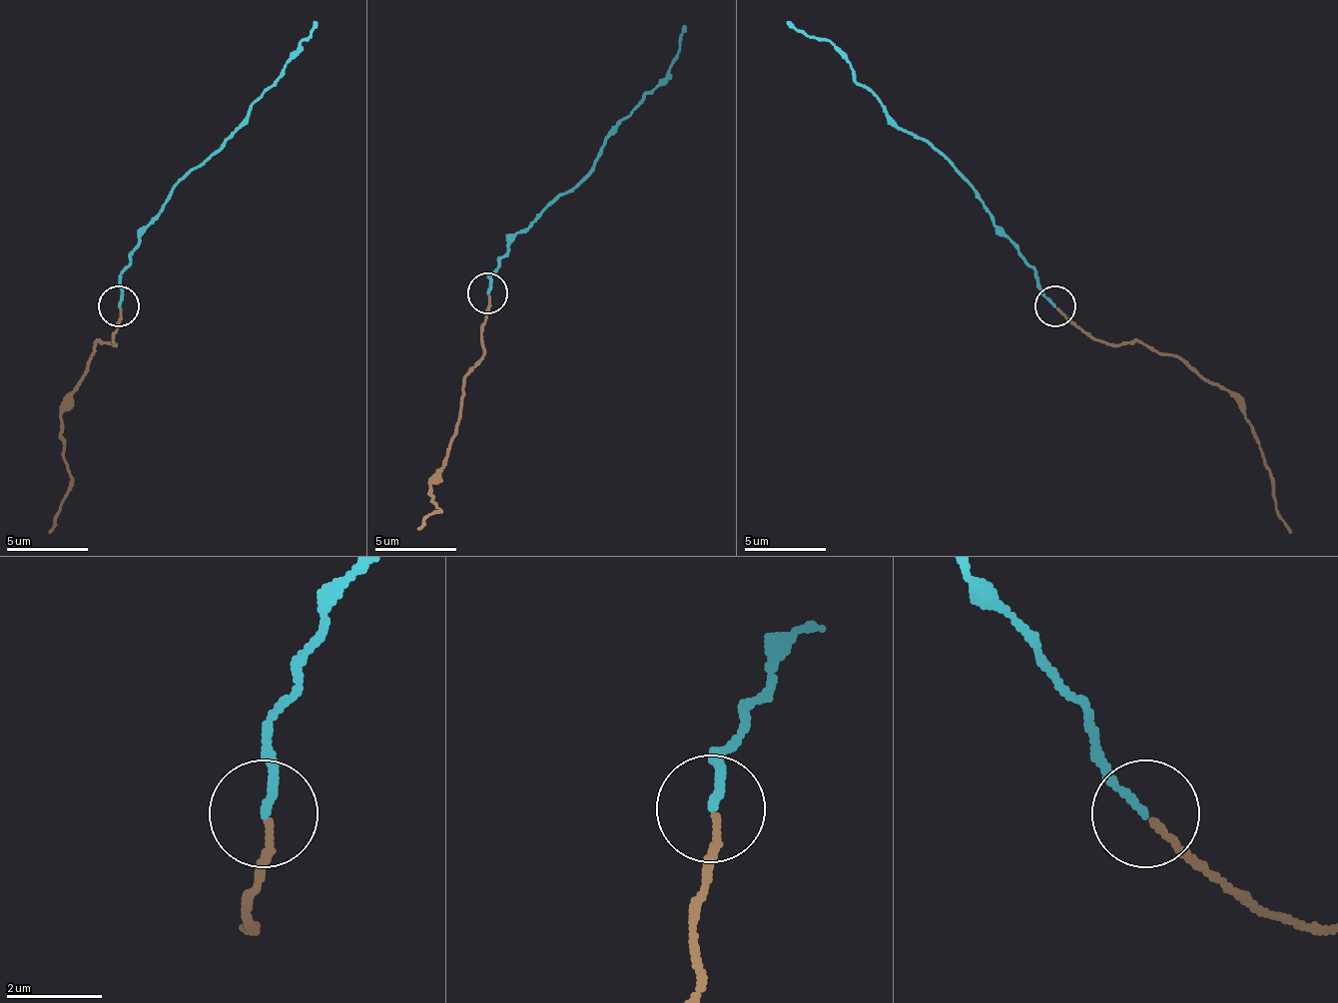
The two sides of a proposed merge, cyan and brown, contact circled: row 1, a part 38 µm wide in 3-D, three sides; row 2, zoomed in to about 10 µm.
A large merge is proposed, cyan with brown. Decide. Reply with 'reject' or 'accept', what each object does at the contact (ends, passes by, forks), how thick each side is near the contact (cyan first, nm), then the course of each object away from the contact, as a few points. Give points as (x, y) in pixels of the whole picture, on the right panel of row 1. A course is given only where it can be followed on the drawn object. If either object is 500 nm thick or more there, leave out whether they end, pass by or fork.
accept; cyan ends; brown ends; calibres 150 and 130 nm; course cyan (1053, 306), (1037, 273), (977, 193), (923, 139), (907, 135), (829, 41), (805, 37), (788, 20); course brown (1057, 306), (1094, 339), (1107, 343), (1148, 343), (1180, 355), (1229, 392), (1262, 454), (1270, 491), (1291, 531)

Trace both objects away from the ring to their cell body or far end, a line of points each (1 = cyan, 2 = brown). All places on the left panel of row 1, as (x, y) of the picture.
1: (120, 306), (120, 273), (169, 193), (234, 135), (304, 41), (312, 37), (316, 20)
2: (120, 306), (111, 339), (115, 343), (95, 343), (70, 392), (62, 454), (70, 491), (50, 531)

